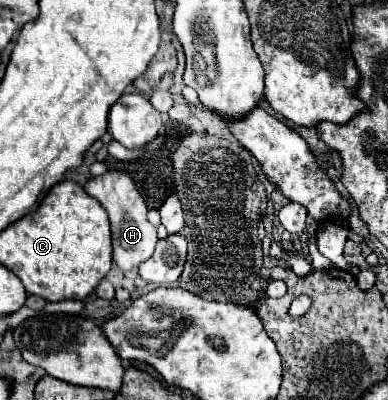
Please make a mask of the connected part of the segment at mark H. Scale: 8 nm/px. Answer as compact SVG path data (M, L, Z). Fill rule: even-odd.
M110 169L108 173L104 173L100 177L88 179L84 189L86 189L88 195L96 197L102 203L102 207L108 211L108 215L110 215L114 263L122 271L130 271L132 267L138 267L142 261L146 261L154 253L158 235L156 235L156 227L146 219L146 213L148 213L146 199L138 191L136 181L130 175L122 173L122 171Z

